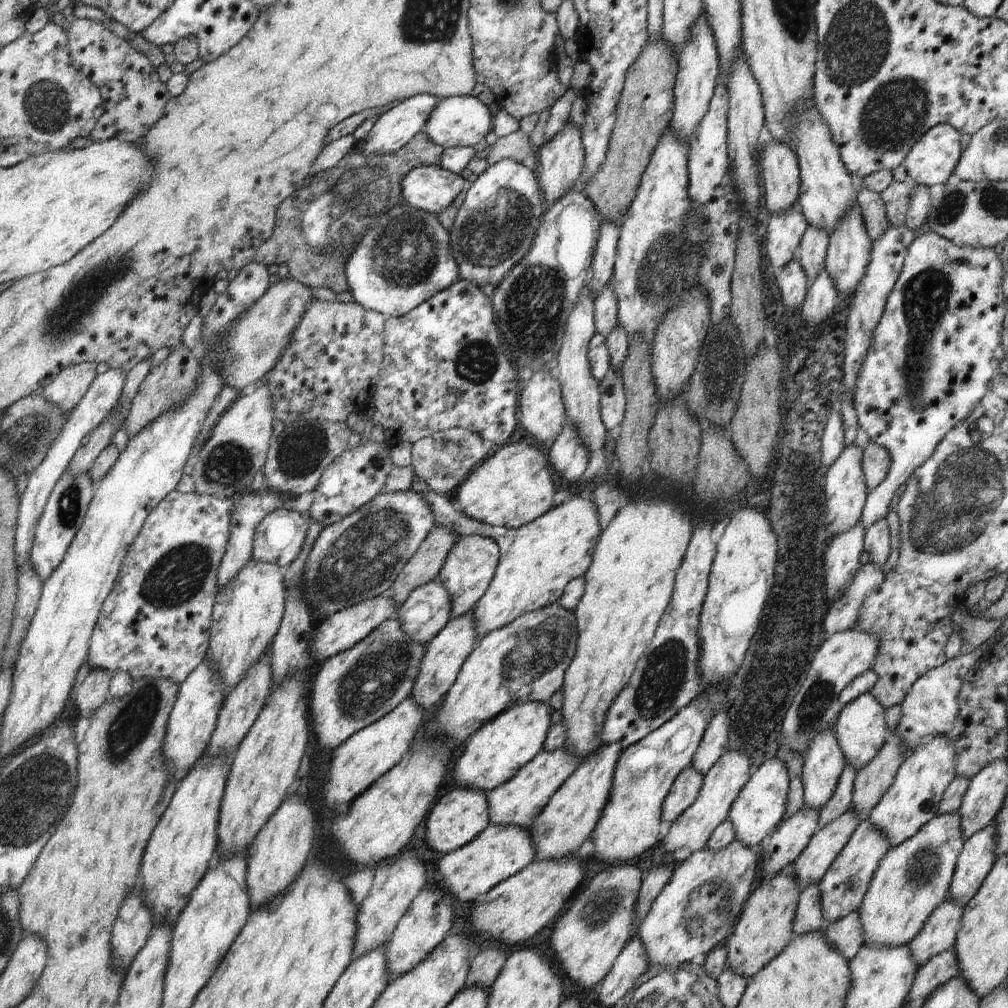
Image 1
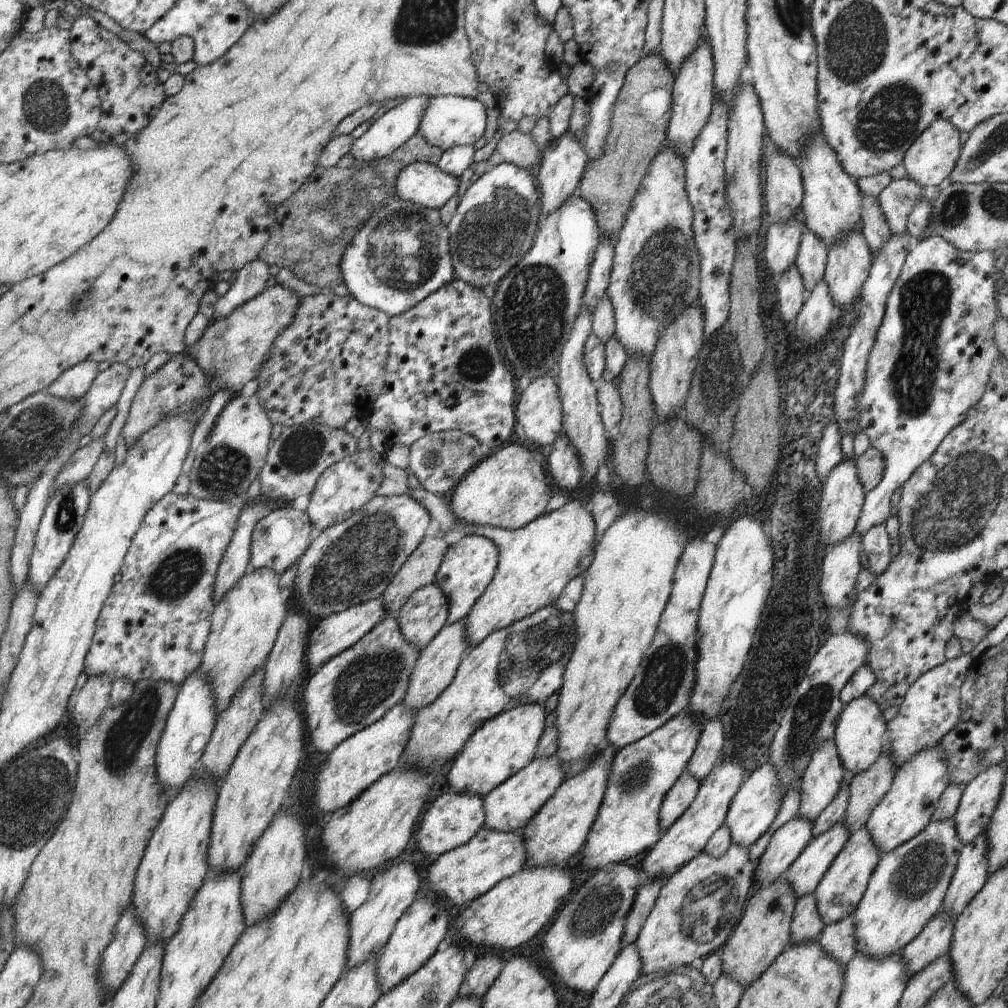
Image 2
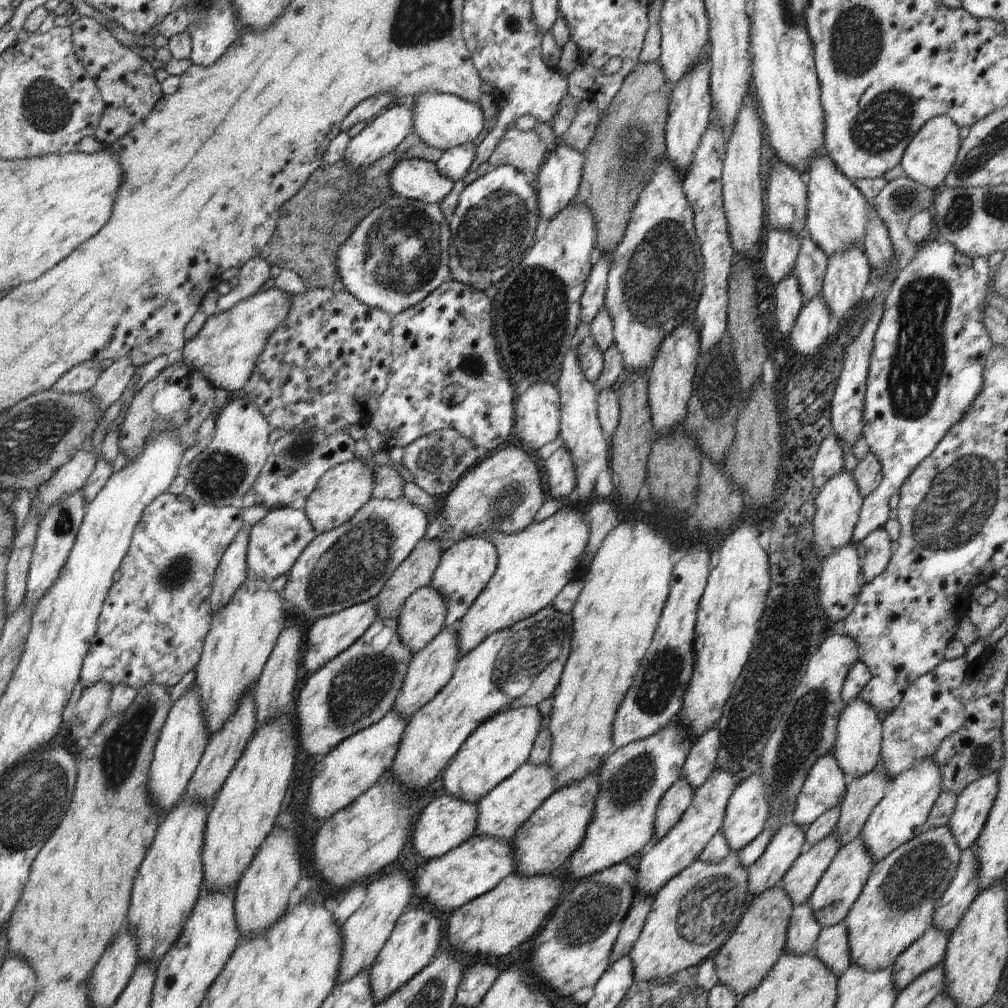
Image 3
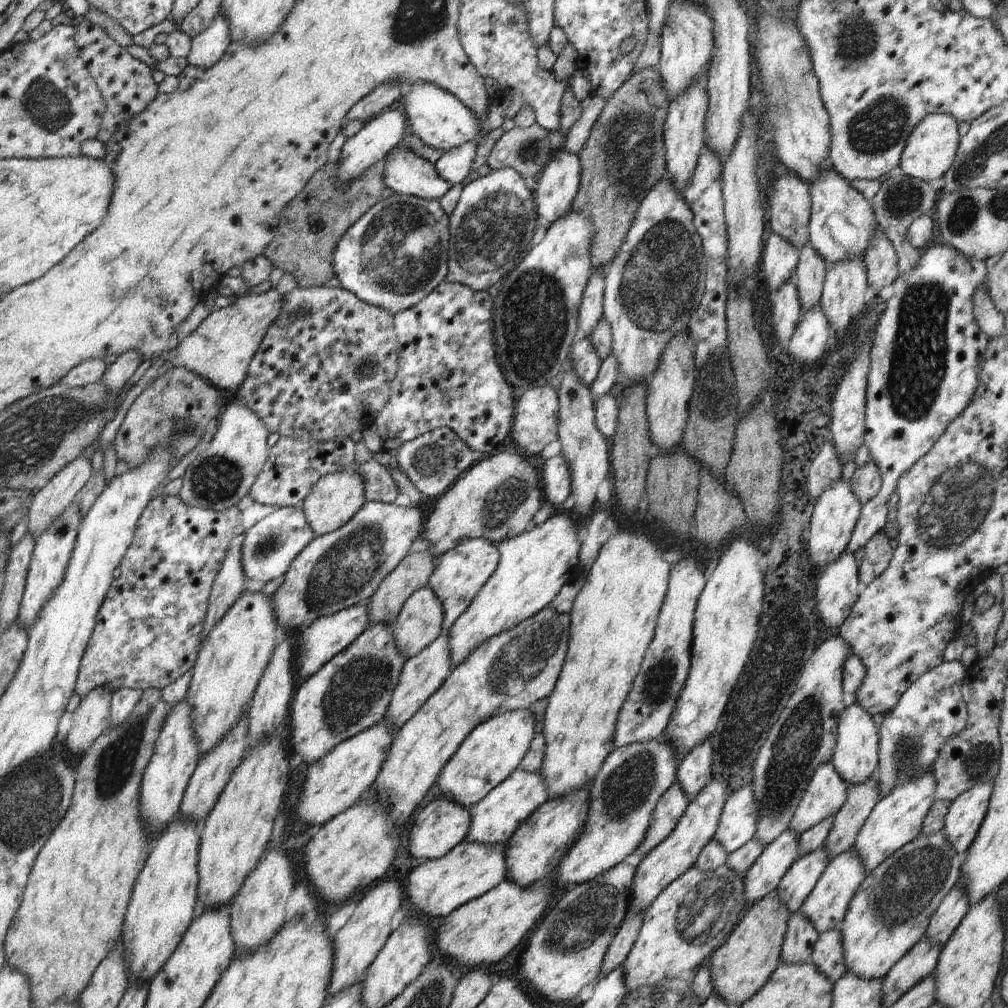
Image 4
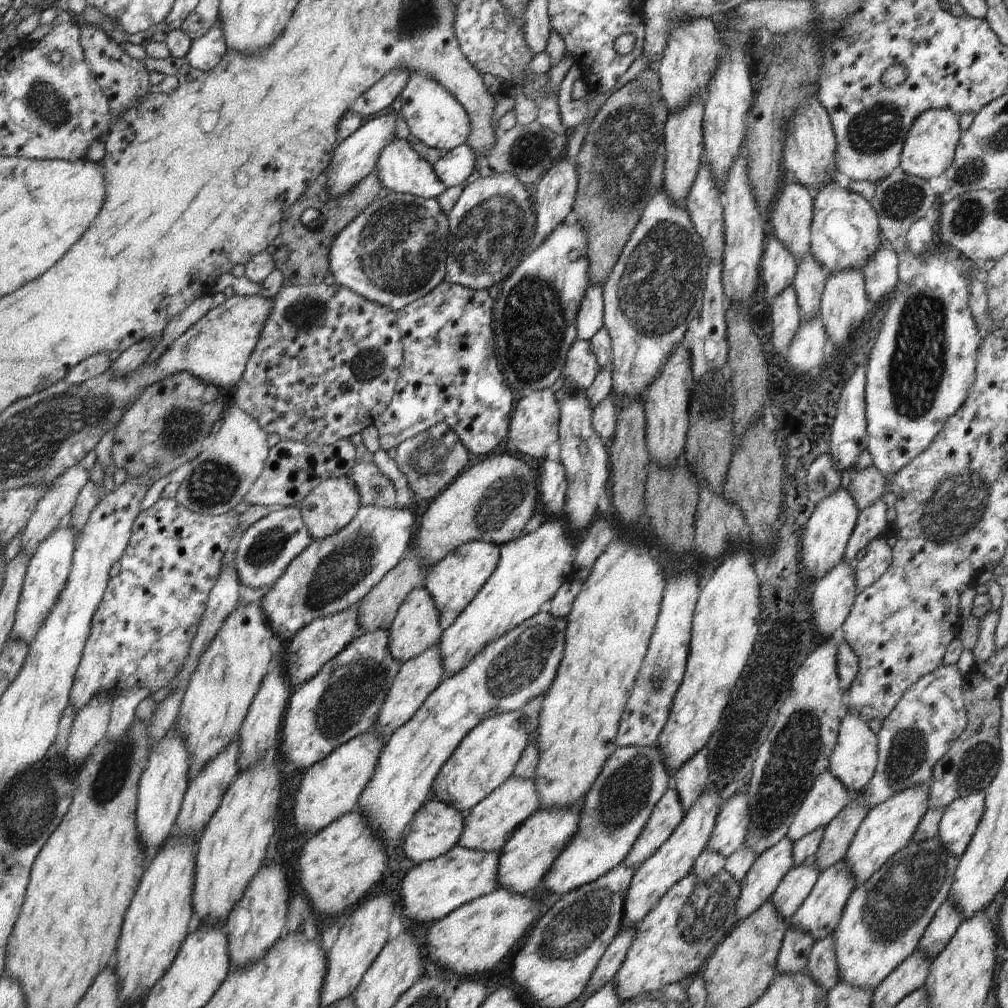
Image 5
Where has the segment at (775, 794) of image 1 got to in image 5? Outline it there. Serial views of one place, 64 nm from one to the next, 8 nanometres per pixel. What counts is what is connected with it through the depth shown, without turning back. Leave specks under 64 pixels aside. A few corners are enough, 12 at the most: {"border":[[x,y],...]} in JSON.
{"border":[[747,794],[720,805],[707,848],[727,858],[743,846]]}

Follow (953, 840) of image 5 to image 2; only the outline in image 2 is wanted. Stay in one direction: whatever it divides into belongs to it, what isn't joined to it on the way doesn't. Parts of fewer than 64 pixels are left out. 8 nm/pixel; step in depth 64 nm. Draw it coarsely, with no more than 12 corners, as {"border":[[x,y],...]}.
{"border":[[1004,764],[965,786],[953,818],[963,845],[986,832],[1000,800]]}

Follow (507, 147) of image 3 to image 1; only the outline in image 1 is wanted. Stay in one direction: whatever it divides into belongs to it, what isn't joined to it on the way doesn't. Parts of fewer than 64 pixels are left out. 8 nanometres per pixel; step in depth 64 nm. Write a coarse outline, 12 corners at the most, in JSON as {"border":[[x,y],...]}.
{"border":[[519,129],[499,138],[487,160],[506,158],[523,164],[536,153],[529,135]]}

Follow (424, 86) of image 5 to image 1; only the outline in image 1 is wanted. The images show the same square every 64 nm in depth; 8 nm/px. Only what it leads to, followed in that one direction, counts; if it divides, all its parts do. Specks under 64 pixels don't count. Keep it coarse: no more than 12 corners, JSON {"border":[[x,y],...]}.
{"border":[[472,95],[442,97],[423,132],[442,148],[473,147],[490,109]]}

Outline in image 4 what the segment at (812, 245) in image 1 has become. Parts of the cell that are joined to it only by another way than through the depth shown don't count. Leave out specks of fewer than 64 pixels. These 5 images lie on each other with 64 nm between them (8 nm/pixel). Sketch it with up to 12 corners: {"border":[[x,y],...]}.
{"border":[[810,242],[799,250],[794,285],[802,310],[821,301],[828,264]]}

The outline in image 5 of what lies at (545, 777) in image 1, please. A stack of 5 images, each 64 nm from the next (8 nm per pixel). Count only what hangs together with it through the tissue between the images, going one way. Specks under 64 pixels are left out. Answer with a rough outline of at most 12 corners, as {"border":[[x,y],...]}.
{"border":[[510,777],[464,815],[457,845],[498,853],[539,809],[533,779]]}

